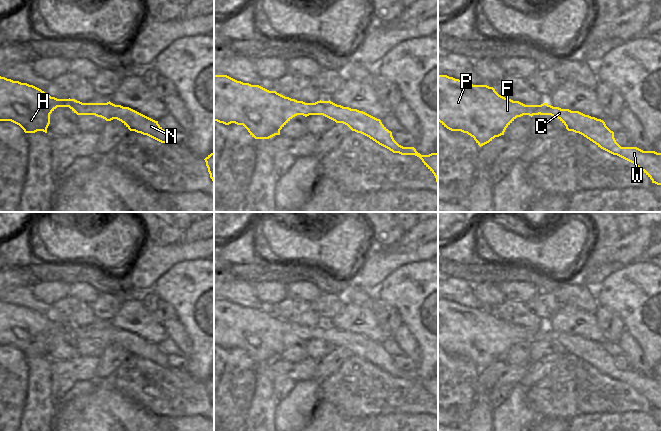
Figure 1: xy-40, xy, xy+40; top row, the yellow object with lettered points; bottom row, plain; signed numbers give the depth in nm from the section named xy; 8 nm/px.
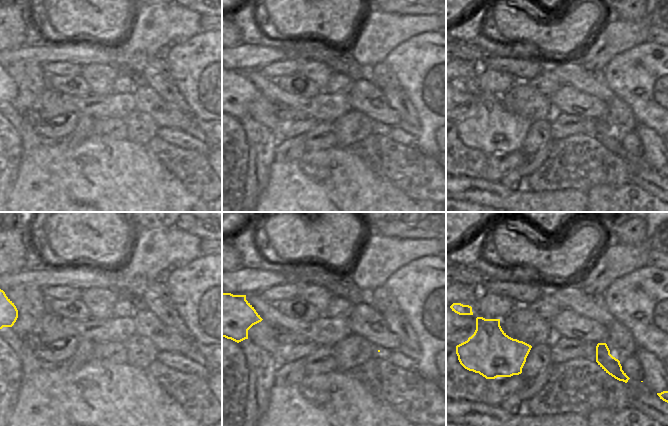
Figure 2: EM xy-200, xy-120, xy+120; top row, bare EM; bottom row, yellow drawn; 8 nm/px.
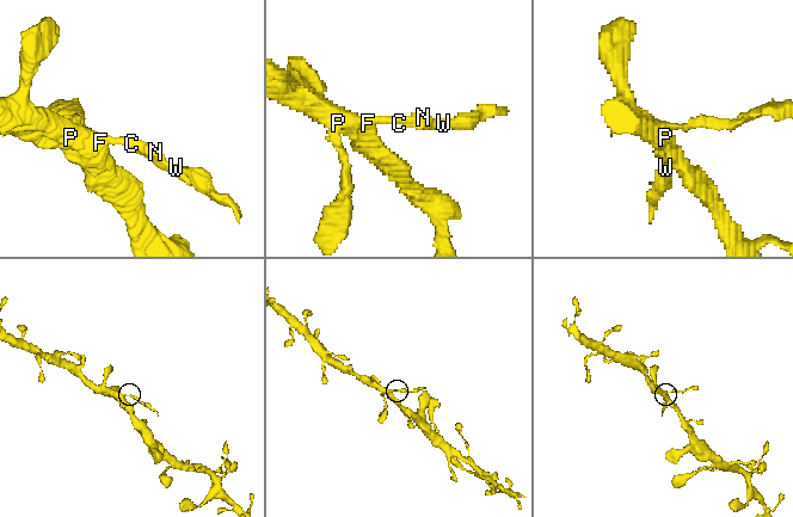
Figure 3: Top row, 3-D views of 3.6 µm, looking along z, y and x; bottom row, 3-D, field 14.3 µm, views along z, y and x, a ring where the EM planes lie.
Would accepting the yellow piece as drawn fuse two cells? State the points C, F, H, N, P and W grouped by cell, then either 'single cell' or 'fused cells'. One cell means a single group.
C N W / F H P | fused cells

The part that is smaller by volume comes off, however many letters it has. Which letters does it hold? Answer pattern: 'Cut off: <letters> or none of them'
Cut off: C, N, W

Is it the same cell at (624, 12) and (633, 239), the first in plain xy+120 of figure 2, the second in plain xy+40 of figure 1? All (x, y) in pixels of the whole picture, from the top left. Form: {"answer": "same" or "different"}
{"answer": "different"}

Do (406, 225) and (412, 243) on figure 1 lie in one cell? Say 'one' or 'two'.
two

